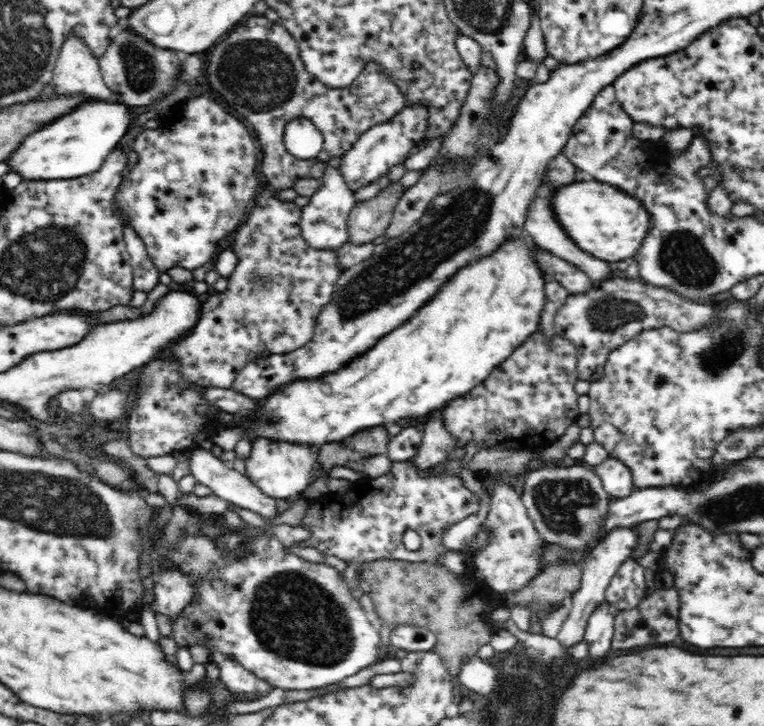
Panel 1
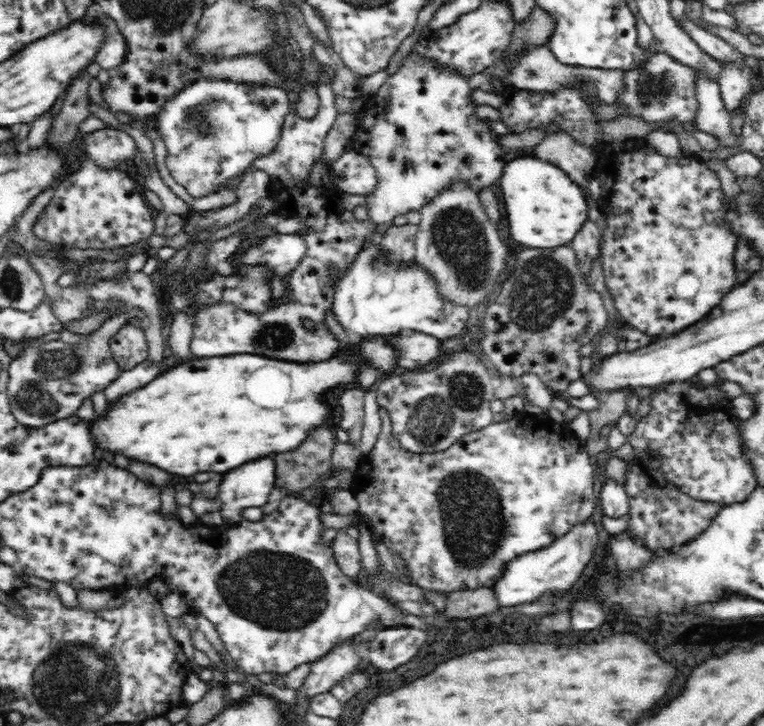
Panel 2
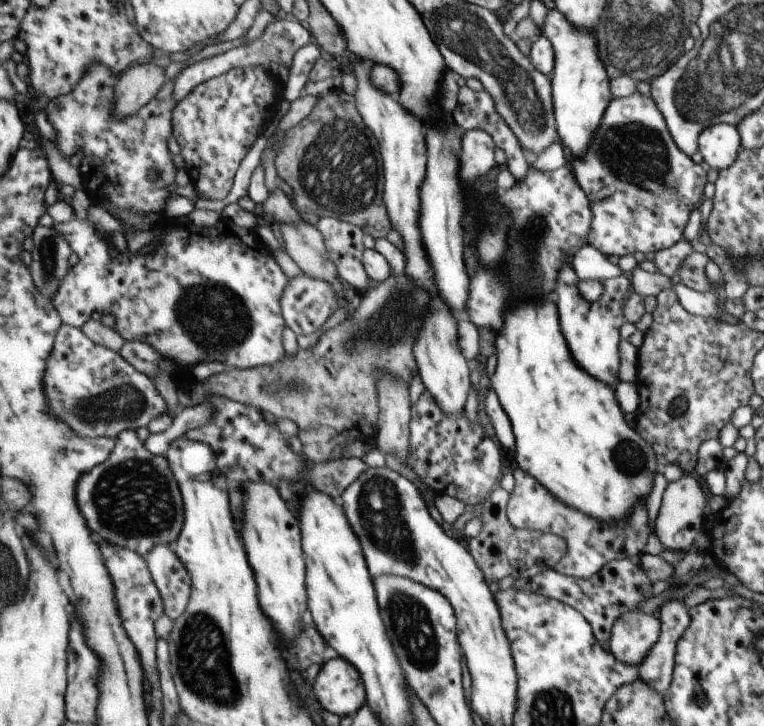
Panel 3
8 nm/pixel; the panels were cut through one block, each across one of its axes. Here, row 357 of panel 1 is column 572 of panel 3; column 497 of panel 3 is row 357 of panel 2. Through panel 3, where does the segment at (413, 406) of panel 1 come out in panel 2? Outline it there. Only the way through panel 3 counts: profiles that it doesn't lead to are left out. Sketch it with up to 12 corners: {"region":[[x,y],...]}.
{"region":[[390,336],[310,364],[184,362],[126,396],[102,448],[180,476],[294,452],[328,392],[394,376]]}

